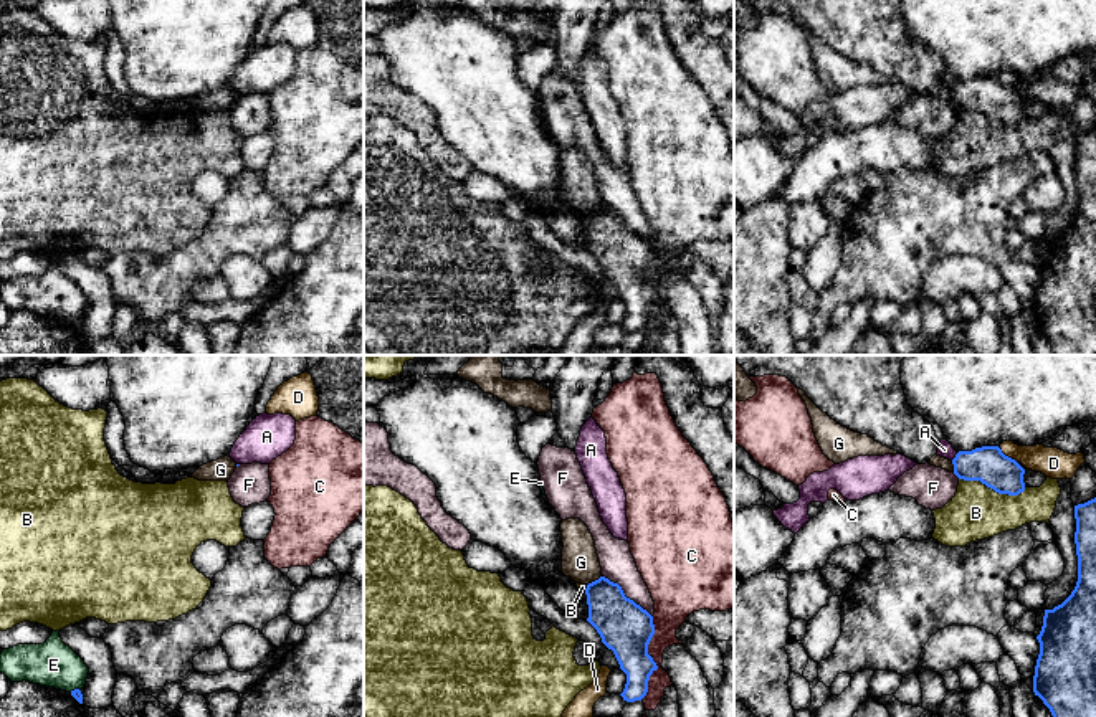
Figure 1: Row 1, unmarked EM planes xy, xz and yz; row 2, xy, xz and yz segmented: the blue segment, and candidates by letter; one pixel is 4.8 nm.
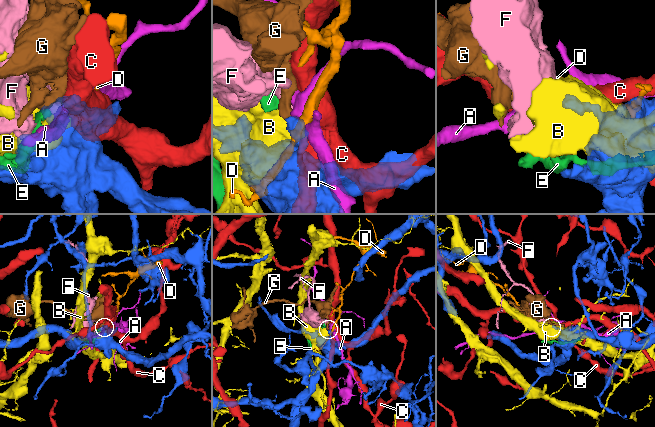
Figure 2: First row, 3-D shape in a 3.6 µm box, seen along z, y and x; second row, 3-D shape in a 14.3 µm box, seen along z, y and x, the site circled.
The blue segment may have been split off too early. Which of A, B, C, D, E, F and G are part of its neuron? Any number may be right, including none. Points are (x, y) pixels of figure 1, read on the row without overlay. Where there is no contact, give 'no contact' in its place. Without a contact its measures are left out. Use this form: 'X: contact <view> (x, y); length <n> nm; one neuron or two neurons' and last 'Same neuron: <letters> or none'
A: contact yz (956, 86); length 50 nm; two neurons
B: contact yz (992, 118); length 340 nm; two neurons
C: contact xz (652, 288); length 420 nm; two neurons
D: contact yz (1007, 86); length 120 nm; two neurons
E: contact xy (75, 319); length 60 nm; two neurons
F: contact xz (625, 227); length 320 nm; two neurons
G: contact xz (595, 210); length 90 nm; two neurons
Same neuron: none

